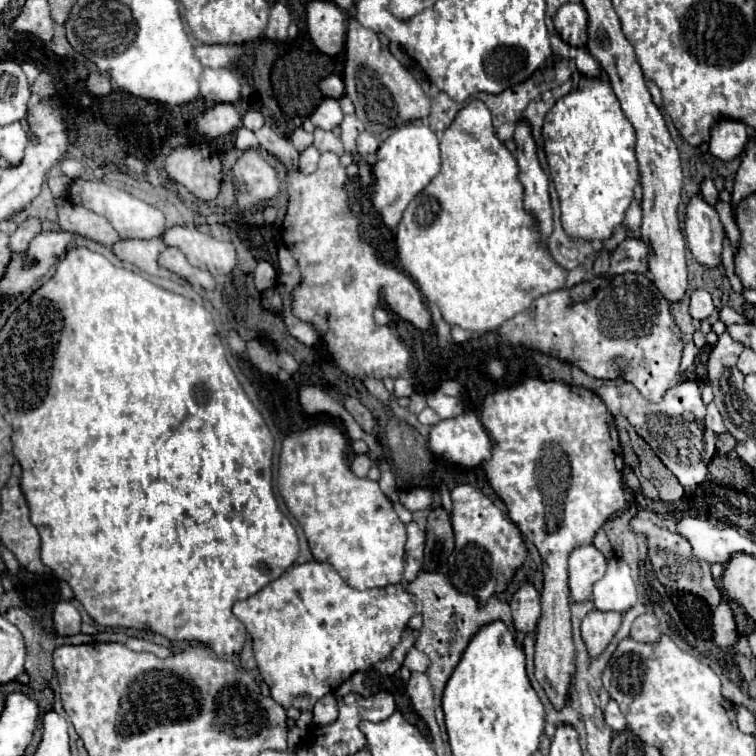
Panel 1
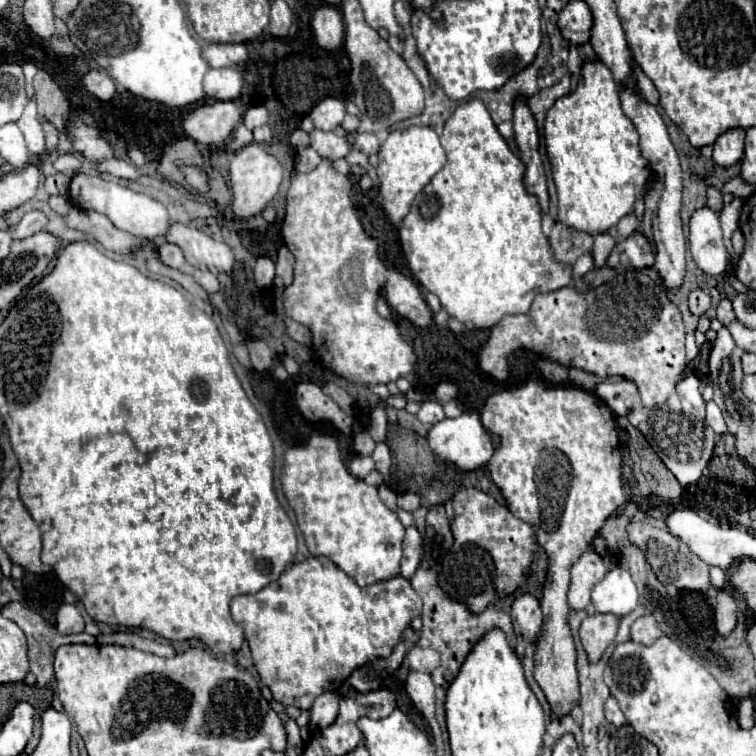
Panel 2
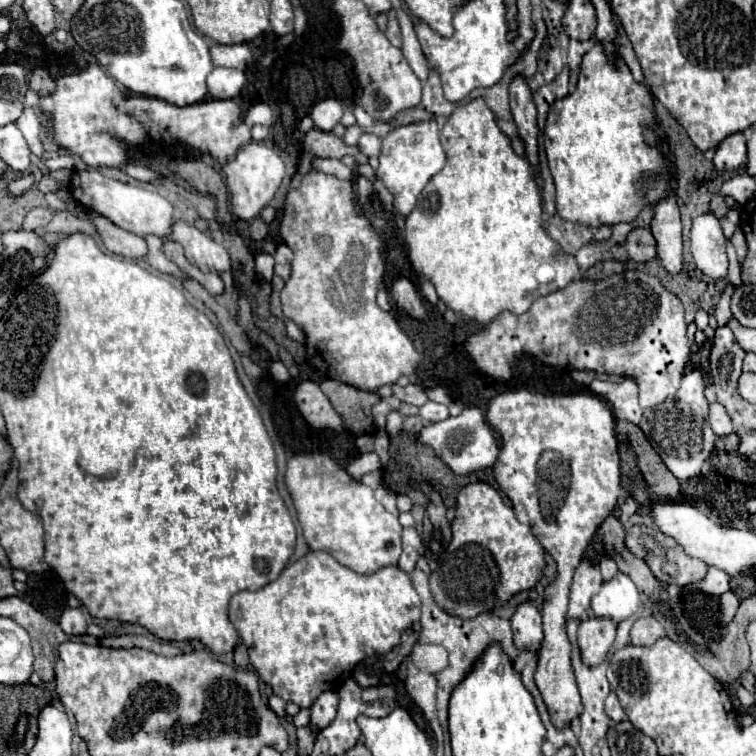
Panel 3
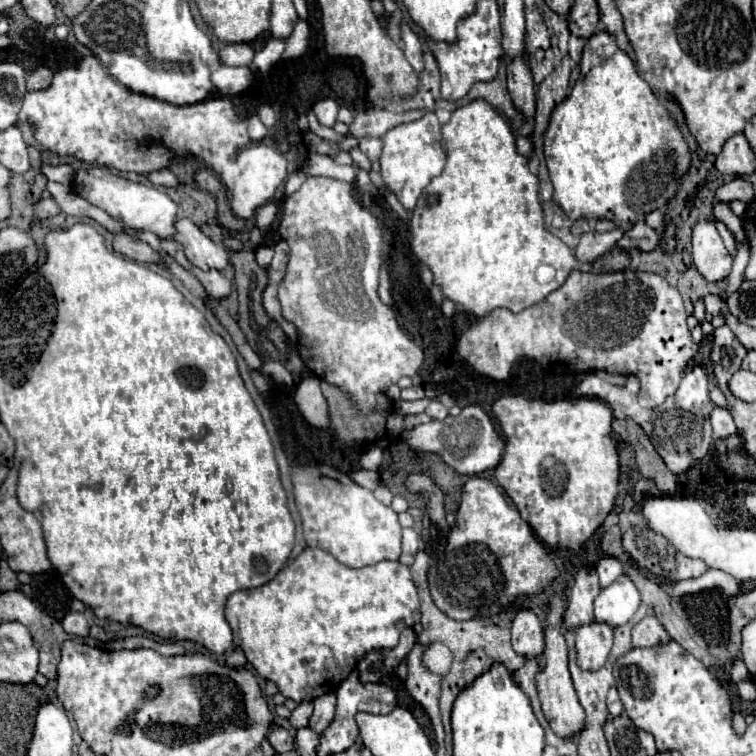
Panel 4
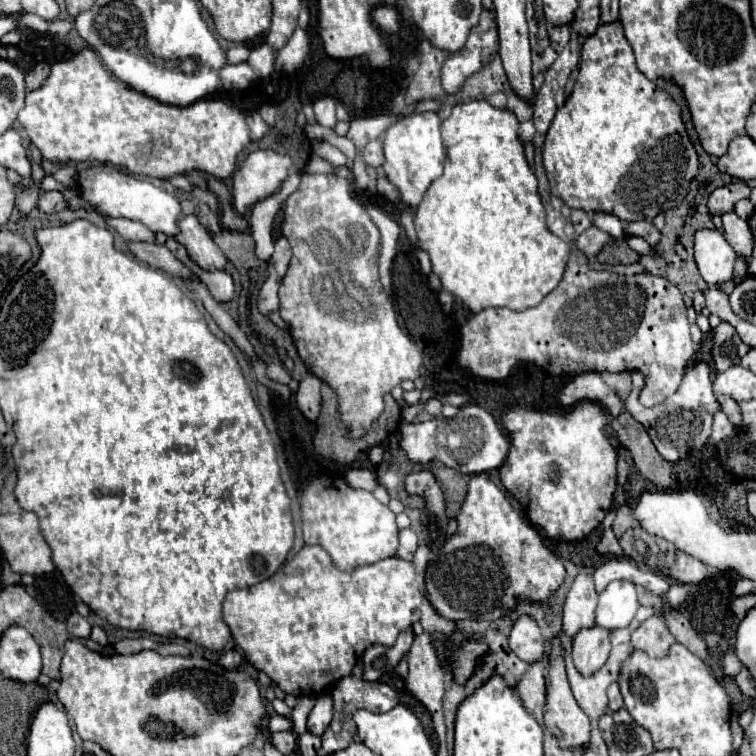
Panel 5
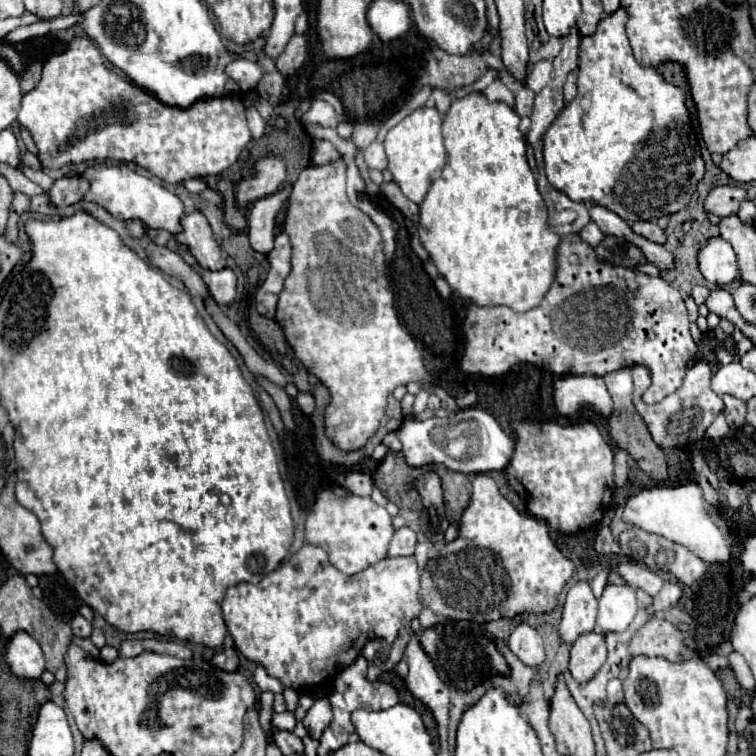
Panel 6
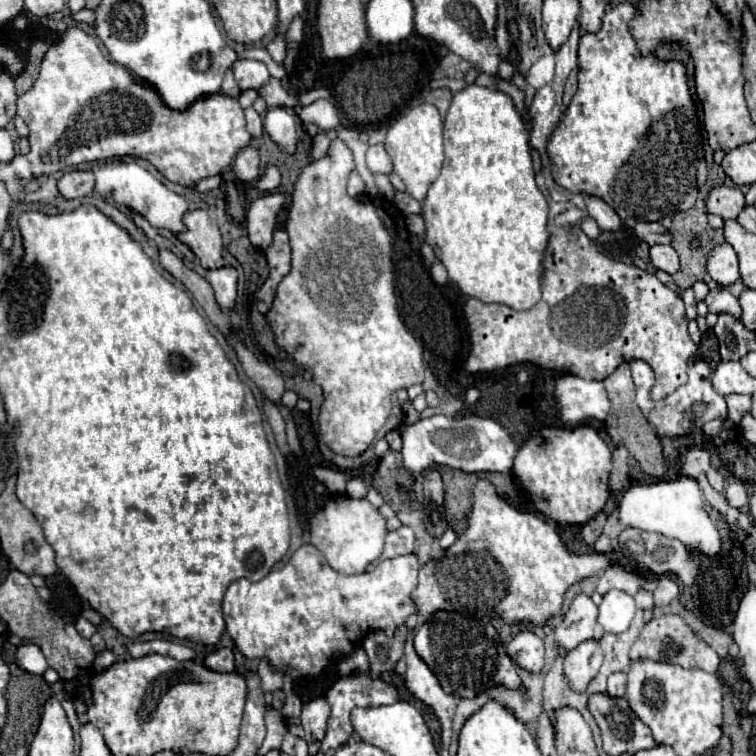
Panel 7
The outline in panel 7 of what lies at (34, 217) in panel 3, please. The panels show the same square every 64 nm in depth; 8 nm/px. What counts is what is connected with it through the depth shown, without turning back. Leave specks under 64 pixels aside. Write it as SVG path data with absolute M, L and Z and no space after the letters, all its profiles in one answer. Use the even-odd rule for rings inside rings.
M70 170L58 182L58 190L64 198L82 198L92 194L94 176L90 170Z

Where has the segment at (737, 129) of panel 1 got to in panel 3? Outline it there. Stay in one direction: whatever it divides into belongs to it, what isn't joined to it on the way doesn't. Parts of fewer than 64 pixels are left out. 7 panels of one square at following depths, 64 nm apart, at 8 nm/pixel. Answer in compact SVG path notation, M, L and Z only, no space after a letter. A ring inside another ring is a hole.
M740 132L724 138L720 142L720 146L716 148L716 156L714 156L714 166L718 170L738 170L738 168L746 168L748 164L748 156L746 156L746 140Z

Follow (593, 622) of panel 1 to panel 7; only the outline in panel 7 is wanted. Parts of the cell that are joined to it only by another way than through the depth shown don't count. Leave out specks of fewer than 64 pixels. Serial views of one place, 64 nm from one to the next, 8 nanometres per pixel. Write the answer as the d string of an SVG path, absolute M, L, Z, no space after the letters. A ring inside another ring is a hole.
M596 640L582 642L564 658L564 678L574 692L584 692L602 664L602 650Z

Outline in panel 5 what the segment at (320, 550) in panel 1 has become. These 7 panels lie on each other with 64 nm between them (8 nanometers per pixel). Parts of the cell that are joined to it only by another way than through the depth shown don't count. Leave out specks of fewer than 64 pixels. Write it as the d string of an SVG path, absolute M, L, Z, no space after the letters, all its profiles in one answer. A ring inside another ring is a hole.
M320 476L306 484L300 504L304 542L322 546L332 556L336 568L352 572L360 566L394 556L398 546L396 514L390 512L388 506L380 504L370 492L354 490L342 478L330 480Z

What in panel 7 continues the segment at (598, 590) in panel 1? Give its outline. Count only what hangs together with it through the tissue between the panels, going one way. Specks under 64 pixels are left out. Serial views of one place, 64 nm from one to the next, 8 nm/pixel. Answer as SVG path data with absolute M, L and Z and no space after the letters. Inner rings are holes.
M610 590L600 604L598 612L598 624L604 628L604 632L620 634L626 632L632 618L636 614L634 598L620 590Z

